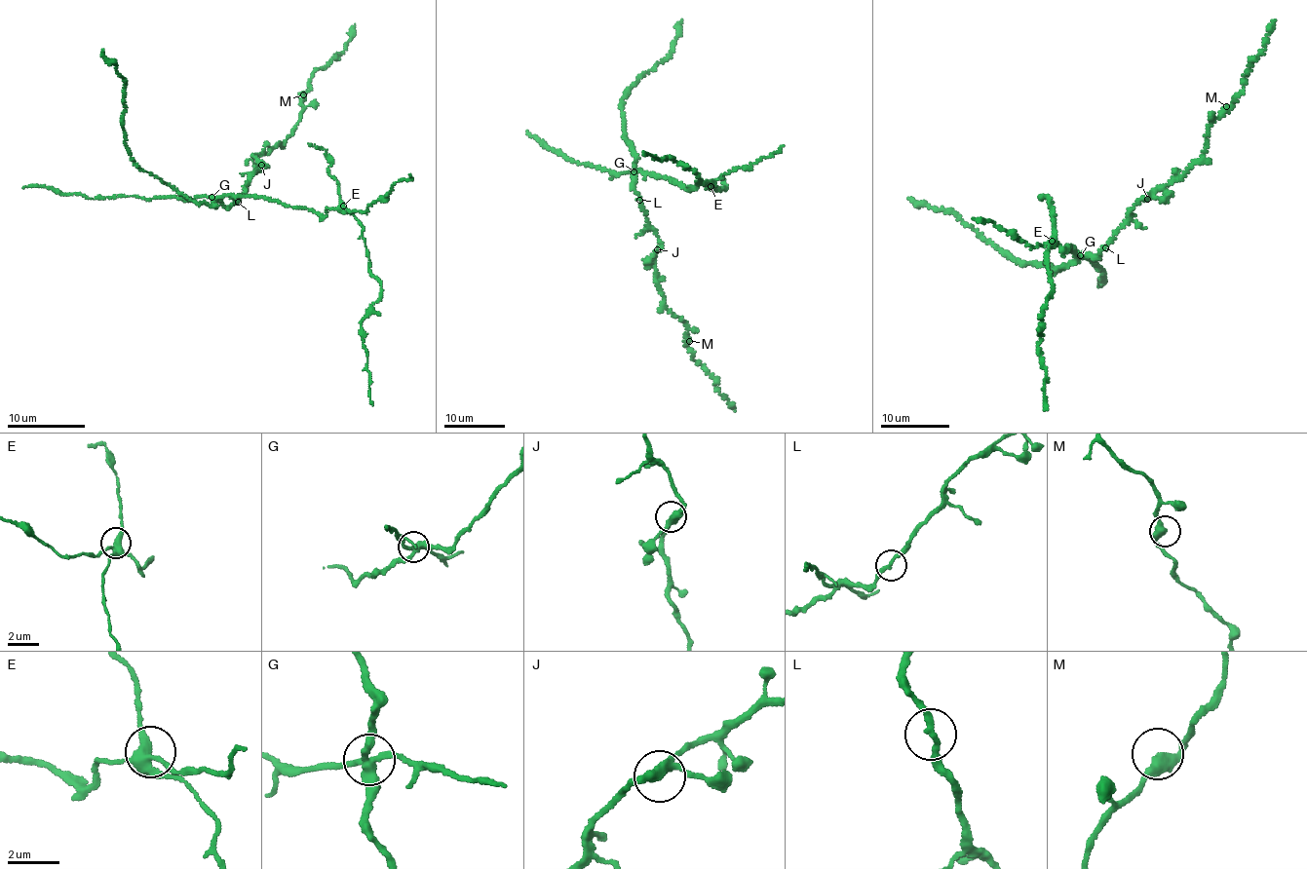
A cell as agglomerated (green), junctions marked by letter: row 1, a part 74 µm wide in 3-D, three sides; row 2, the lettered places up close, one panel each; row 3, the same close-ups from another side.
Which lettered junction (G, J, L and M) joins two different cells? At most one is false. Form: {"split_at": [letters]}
{"split_at": ["G"]}

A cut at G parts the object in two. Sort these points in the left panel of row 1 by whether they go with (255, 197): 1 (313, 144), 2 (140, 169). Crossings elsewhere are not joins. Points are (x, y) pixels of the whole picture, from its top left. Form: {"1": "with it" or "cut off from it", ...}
{"1": "with it", "2": "cut off from it"}

